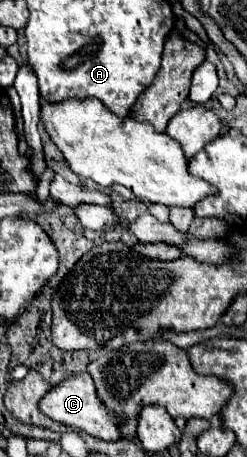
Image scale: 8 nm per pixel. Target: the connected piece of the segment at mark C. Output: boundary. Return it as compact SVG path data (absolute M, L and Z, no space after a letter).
M88 373L84 375L72 375L72 379L64 379L64 383L54 385L38 403L40 413L44 413L46 417L68 425L72 429L78 431L86 431L92 437L104 439L104 441L116 441L120 439L120 433L116 429L116 419L112 415L108 415L108 411L104 409L104 405L98 401L96 397L96 389L92 383L92 377Z

